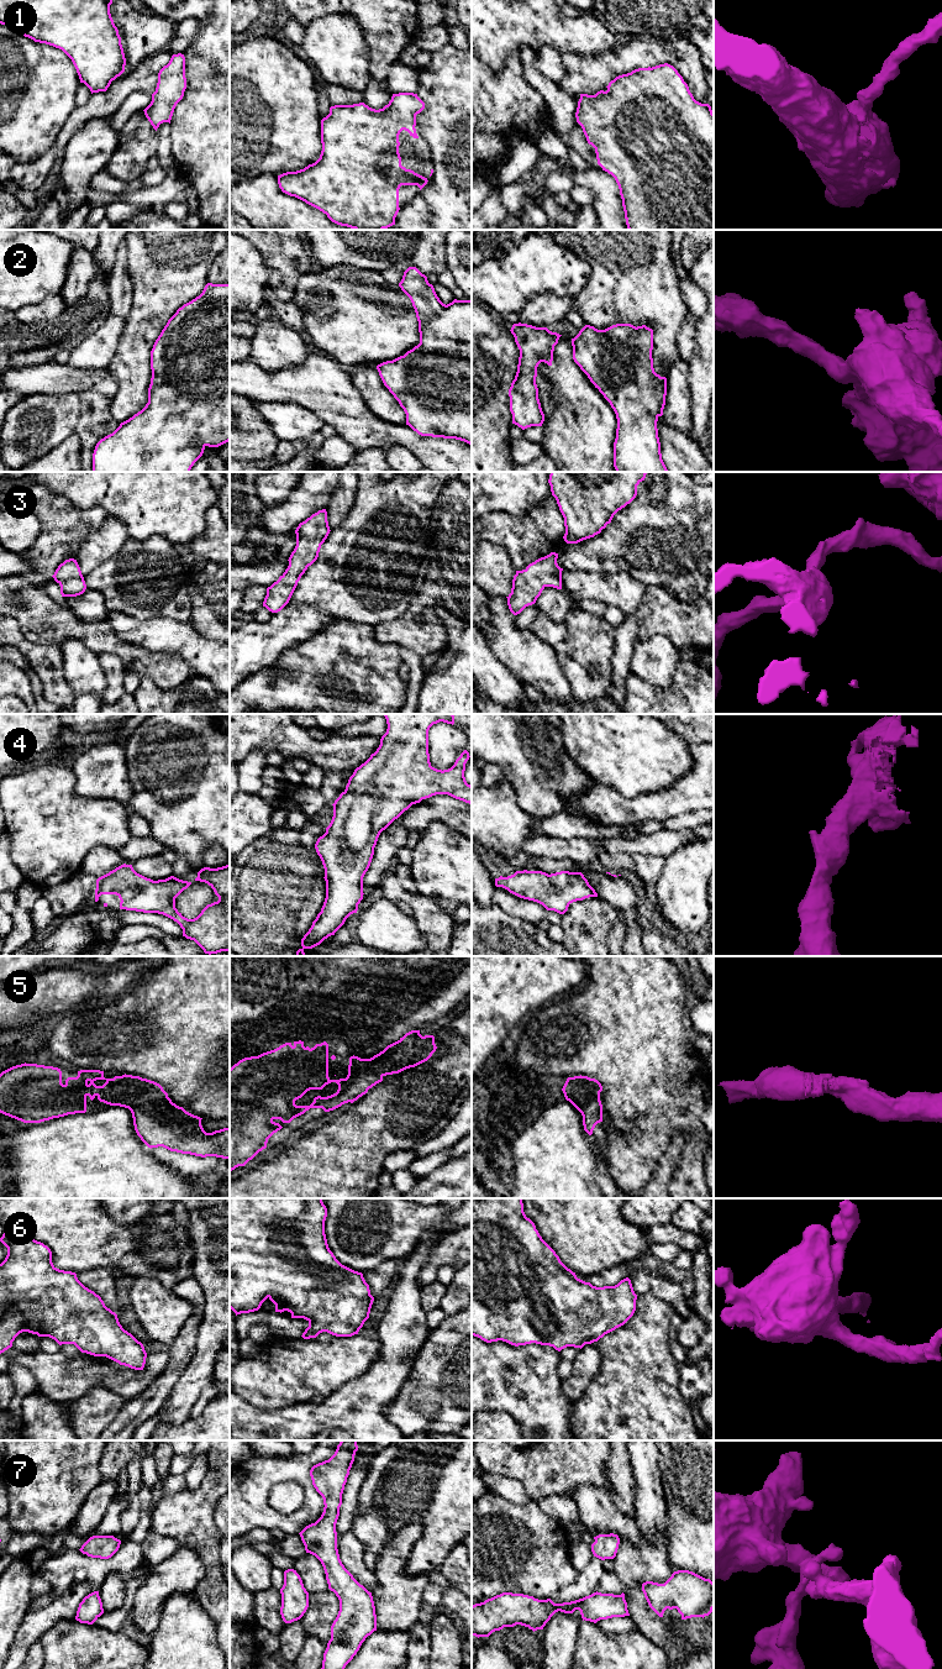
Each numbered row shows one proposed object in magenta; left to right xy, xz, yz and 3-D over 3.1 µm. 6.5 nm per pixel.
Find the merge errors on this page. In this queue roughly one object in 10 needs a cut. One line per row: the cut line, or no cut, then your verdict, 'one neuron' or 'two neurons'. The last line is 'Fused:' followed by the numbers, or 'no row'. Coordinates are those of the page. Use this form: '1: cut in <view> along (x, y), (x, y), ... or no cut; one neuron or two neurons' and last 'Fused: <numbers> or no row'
1: no cut; one neuron
2: no cut; one neuron
3: no cut; one neuron
4: no cut; one neuron
5: no cut; one neuron
6: no cut; one neuron
7: no cut; one neuron
Fused: no row

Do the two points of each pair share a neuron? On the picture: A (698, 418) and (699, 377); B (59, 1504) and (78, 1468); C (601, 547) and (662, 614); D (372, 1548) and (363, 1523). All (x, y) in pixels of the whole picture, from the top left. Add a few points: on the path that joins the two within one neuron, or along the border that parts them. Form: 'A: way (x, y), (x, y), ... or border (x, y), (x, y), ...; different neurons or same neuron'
A: way (700, 408), (700, 387); same neuron
B: way (59, 1495), (59, 1486), (69, 1476); same neuron
C: border (646, 586), (661, 586), (674, 594); different neurons
D: way (372, 1542), (372, 1532), (369, 1530); same neuron

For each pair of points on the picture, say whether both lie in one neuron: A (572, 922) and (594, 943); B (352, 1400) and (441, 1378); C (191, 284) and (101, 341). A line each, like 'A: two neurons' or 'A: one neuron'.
A: one neuron
B: two neurons
C: two neurons

